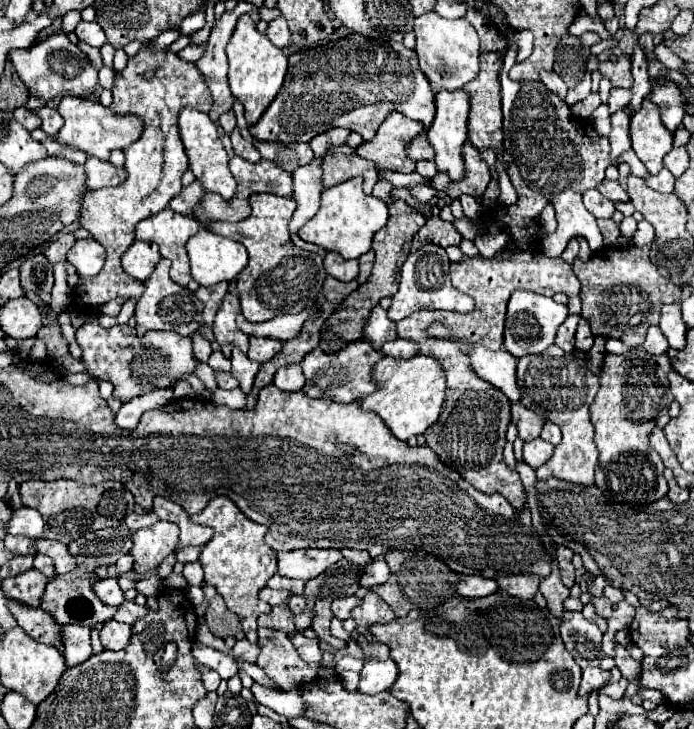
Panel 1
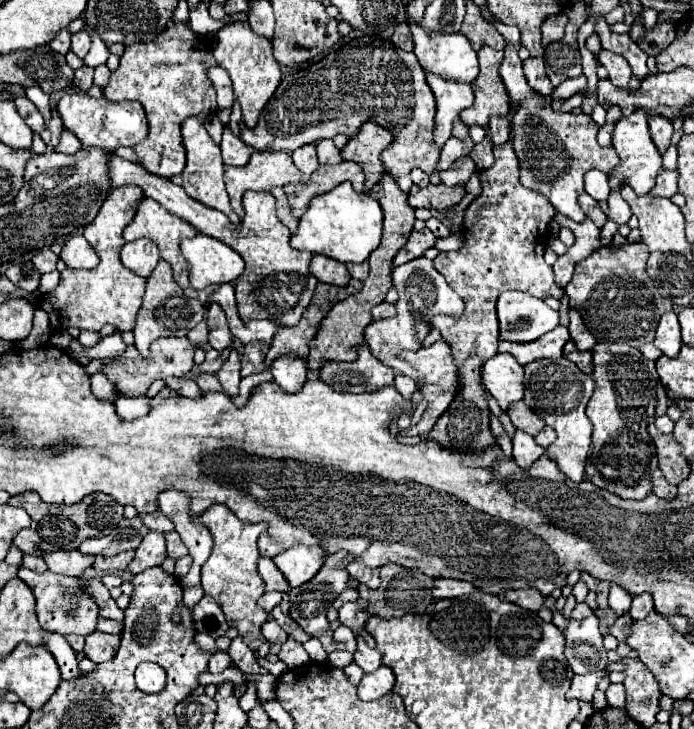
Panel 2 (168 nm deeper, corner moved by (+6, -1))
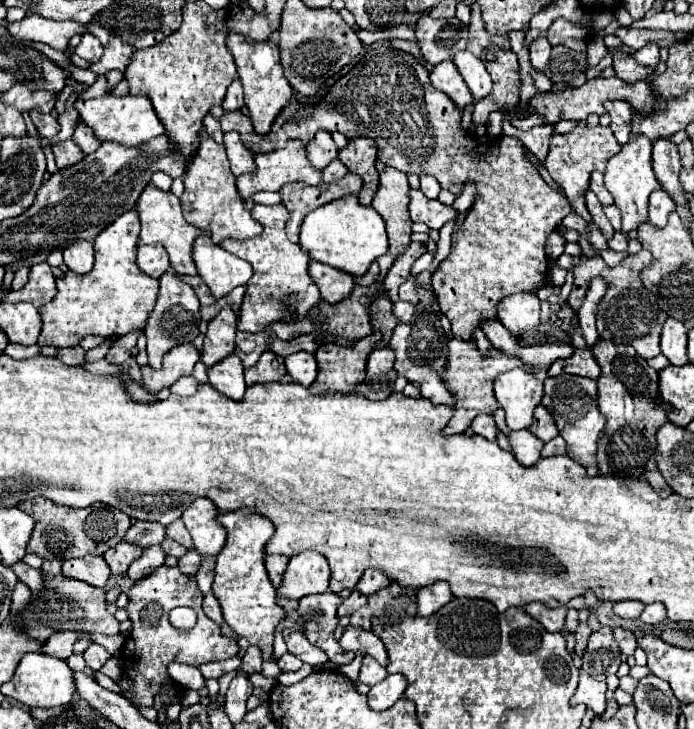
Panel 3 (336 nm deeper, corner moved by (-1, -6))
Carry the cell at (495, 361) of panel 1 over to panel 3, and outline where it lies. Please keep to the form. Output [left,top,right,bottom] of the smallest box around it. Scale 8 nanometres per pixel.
[494,369,544,431]

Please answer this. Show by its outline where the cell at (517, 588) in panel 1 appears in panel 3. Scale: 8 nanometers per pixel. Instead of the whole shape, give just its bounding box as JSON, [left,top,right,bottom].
[524,603,568,631]

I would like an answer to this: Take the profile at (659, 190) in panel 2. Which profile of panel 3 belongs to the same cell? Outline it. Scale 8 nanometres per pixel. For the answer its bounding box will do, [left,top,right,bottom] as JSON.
[648,189,674,227]

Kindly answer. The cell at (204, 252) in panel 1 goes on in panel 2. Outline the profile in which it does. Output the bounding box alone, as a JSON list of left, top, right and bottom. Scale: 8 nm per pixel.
[181,234,243,290]

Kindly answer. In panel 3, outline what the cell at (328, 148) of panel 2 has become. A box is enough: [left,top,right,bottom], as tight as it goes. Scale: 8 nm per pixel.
[322,159,348,183]

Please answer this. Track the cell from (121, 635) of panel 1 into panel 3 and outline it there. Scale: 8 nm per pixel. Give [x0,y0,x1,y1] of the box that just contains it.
[84,643,112,671]

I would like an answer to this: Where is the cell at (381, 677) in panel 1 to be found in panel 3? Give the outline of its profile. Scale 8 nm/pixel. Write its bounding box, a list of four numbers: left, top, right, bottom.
[368,675,406,711]

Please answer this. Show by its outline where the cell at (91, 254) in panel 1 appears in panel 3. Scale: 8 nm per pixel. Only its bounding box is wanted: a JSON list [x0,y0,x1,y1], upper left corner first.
[64,241,94,273]

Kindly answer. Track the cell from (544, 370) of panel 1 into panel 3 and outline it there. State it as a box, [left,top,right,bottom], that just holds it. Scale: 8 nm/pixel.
[542,375,606,477]

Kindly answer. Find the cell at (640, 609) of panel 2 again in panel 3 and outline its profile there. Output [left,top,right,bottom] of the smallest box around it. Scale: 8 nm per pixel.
[640,603,666,625]

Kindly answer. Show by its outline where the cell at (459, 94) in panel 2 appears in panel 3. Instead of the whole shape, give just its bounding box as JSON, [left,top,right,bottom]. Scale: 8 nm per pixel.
[430,59,474,109]

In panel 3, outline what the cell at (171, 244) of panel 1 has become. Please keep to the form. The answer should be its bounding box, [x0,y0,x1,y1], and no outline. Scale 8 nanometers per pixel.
[136,183,202,275]

